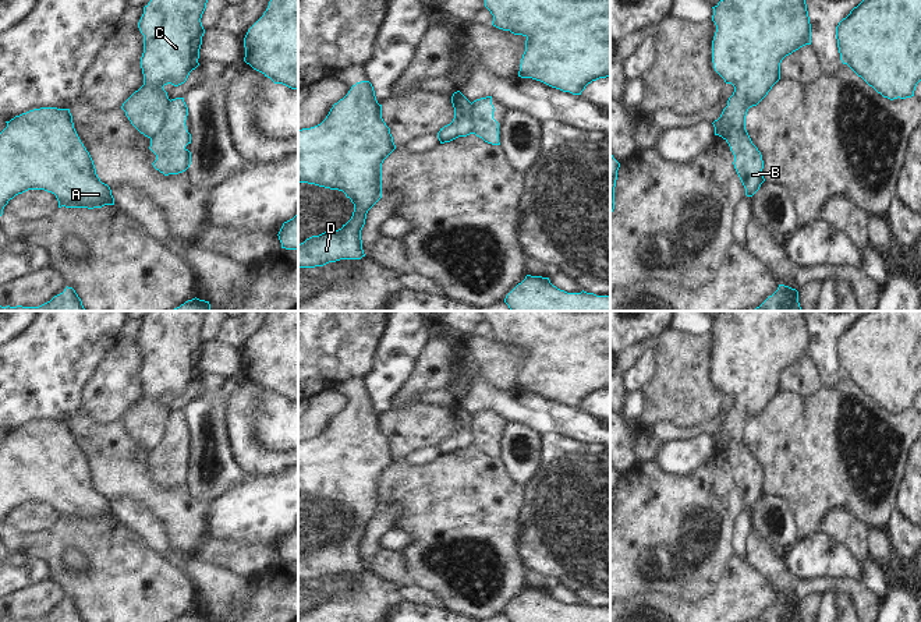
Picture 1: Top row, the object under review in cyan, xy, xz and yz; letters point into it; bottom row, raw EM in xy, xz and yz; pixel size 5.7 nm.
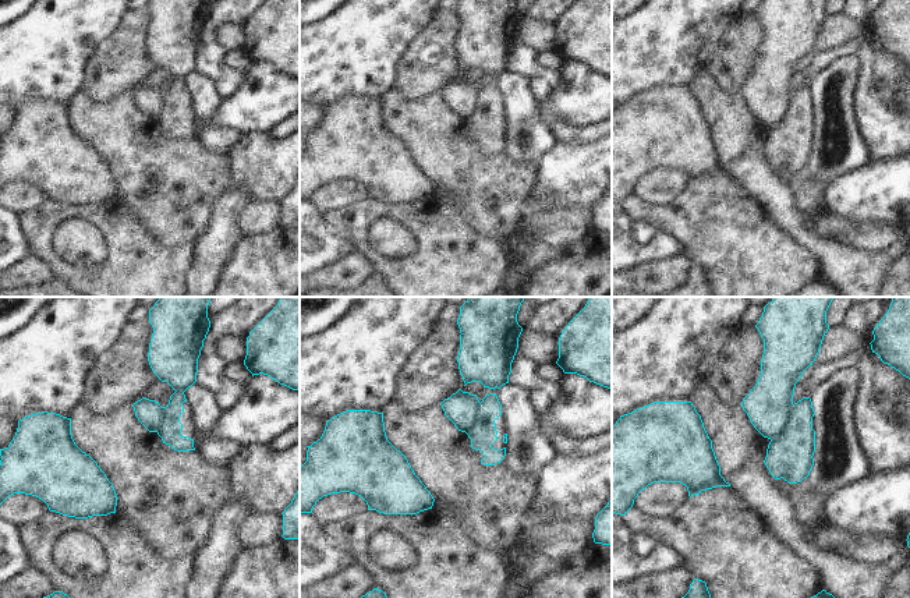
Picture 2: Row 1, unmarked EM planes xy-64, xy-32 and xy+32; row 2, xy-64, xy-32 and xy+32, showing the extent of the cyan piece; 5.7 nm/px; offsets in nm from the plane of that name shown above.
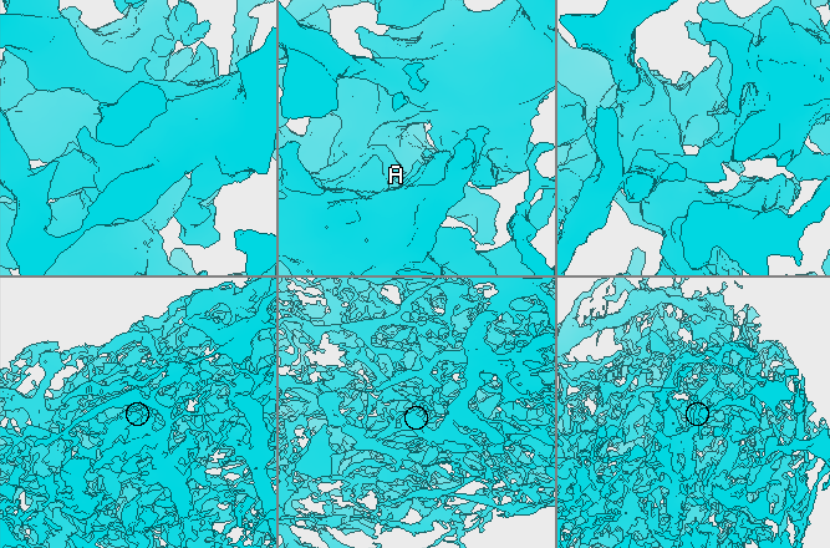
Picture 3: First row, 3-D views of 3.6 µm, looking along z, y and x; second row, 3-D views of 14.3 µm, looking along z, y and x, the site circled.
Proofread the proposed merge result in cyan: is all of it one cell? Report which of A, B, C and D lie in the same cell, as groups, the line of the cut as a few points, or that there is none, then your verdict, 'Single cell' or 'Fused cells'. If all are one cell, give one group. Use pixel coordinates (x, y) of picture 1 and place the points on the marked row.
Groups: A C D / B. Split along xy (170, 101), (165, 109), (162, 124), (151, 140). Fused cells.

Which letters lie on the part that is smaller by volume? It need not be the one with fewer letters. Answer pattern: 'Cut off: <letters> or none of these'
Cut off: B.

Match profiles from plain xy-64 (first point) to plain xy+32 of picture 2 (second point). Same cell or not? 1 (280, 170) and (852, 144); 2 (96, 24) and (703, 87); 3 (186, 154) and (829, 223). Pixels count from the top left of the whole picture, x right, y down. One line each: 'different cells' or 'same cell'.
1: different cells
2: different cells
3: different cells

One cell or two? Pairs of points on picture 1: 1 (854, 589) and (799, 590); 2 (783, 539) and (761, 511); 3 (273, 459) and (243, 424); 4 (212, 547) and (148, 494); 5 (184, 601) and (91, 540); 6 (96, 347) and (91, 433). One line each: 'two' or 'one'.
1: one
2: one
3: one
4: two
5: one
6: two

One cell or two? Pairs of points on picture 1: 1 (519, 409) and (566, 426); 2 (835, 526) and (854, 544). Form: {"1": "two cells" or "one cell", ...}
{"1": "one cell", "2": "one cell"}

